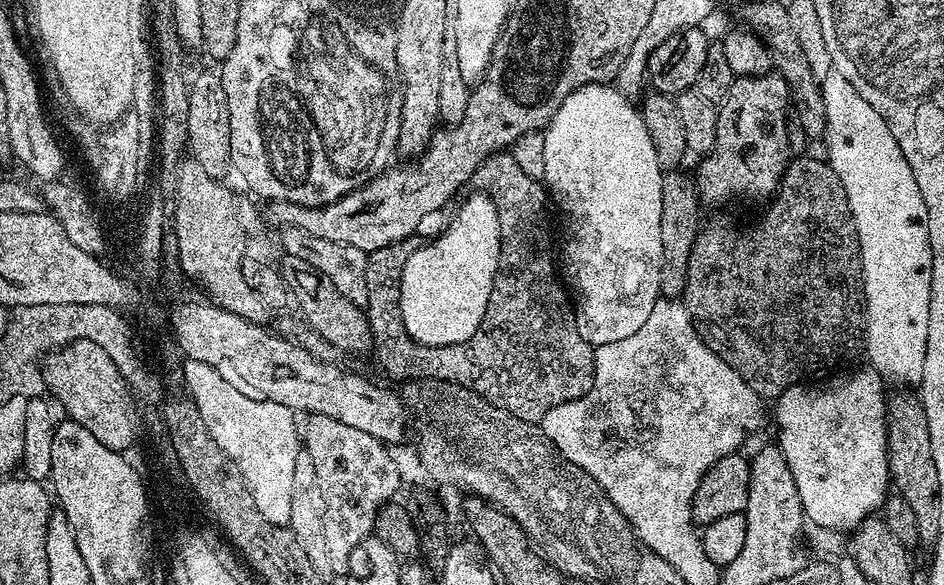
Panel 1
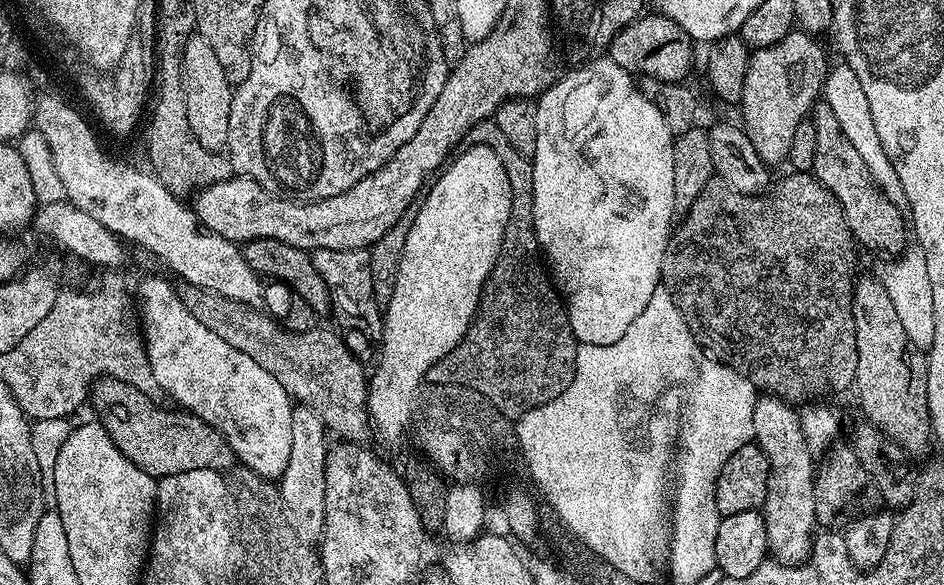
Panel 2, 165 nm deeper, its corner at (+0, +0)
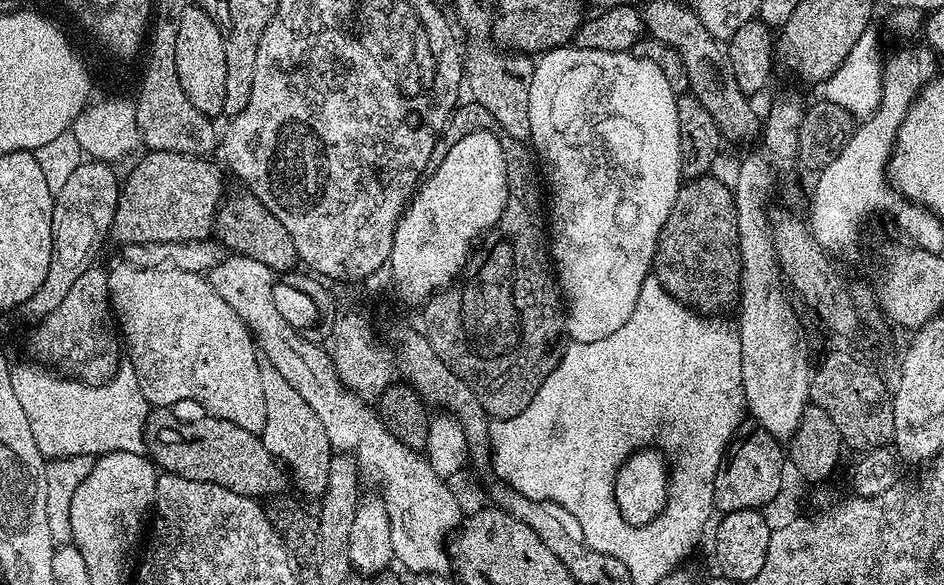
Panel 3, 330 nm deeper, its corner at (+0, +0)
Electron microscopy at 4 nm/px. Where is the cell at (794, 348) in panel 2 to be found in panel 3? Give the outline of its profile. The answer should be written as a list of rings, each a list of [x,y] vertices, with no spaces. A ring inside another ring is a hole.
[[[705,174],[681,183],[678,198],[674,198],[674,206],[656,239],[656,253],[652,259],[654,275],[665,288],[677,293],[694,287],[704,276],[703,311],[708,314],[719,313],[716,311],[723,304],[737,299],[740,263],[733,189],[714,177]]]

